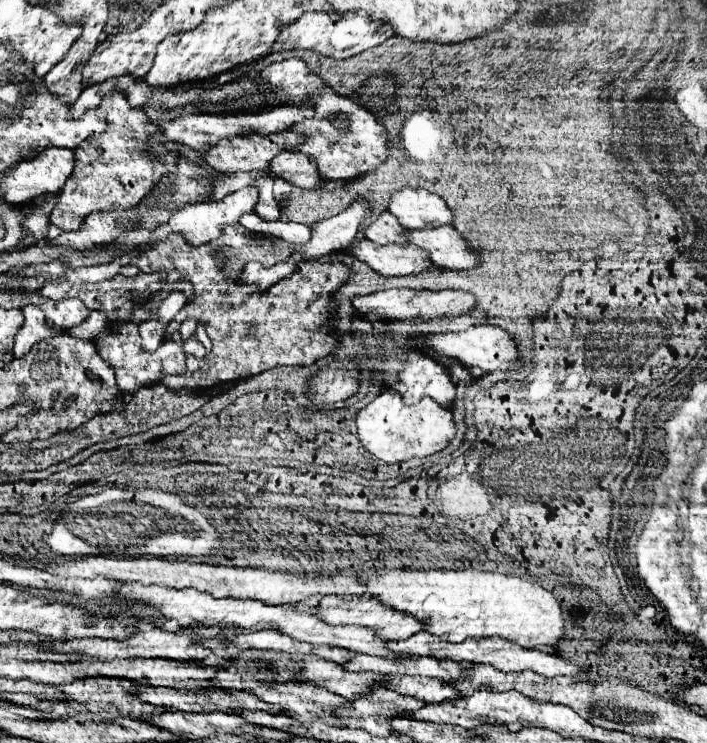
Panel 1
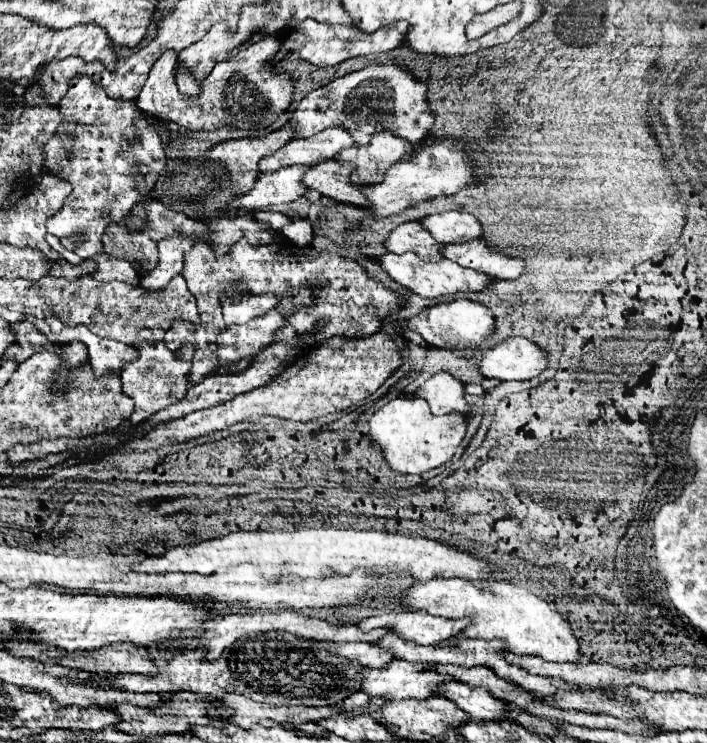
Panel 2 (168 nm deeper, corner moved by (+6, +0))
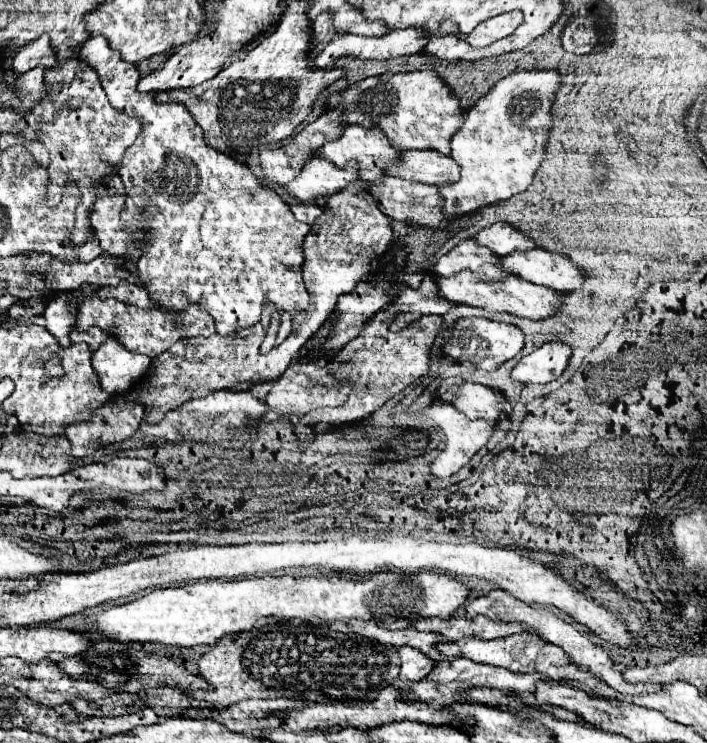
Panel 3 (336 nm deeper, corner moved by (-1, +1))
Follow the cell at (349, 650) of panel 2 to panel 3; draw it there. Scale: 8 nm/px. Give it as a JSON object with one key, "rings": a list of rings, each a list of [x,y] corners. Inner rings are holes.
{"rings":[[[408,645],[396,647],[398,659],[400,659],[400,679],[410,679],[410,681],[420,681],[430,673],[430,667],[434,667],[434,661],[422,651],[412,649]]]}

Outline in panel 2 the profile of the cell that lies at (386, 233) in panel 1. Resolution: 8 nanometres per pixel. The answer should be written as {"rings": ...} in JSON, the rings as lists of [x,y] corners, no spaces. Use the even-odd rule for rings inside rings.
{"rings":[[[409,222],[409,224],[401,224],[397,226],[387,242],[385,242],[387,250],[389,252],[395,252],[395,254],[405,254],[405,252],[415,252],[419,256],[423,256],[425,260],[441,260],[445,258],[439,248],[443,248],[427,230],[419,228],[417,222]]]}

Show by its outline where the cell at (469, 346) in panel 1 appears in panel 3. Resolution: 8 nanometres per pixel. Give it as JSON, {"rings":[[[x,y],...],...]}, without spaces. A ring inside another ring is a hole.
{"rings":[[[544,343],[536,351],[522,357],[510,377],[524,385],[528,383],[550,383],[562,375],[570,359],[570,347],[566,343]]]}

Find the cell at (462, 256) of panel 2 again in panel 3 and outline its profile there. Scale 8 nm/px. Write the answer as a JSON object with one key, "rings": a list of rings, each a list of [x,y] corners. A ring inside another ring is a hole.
{"rings":[[[544,249],[530,251],[512,251],[498,257],[498,267],[502,271],[514,273],[520,279],[526,279],[536,285],[544,285],[556,291],[572,291],[582,285],[582,271],[562,255],[548,253]]]}

